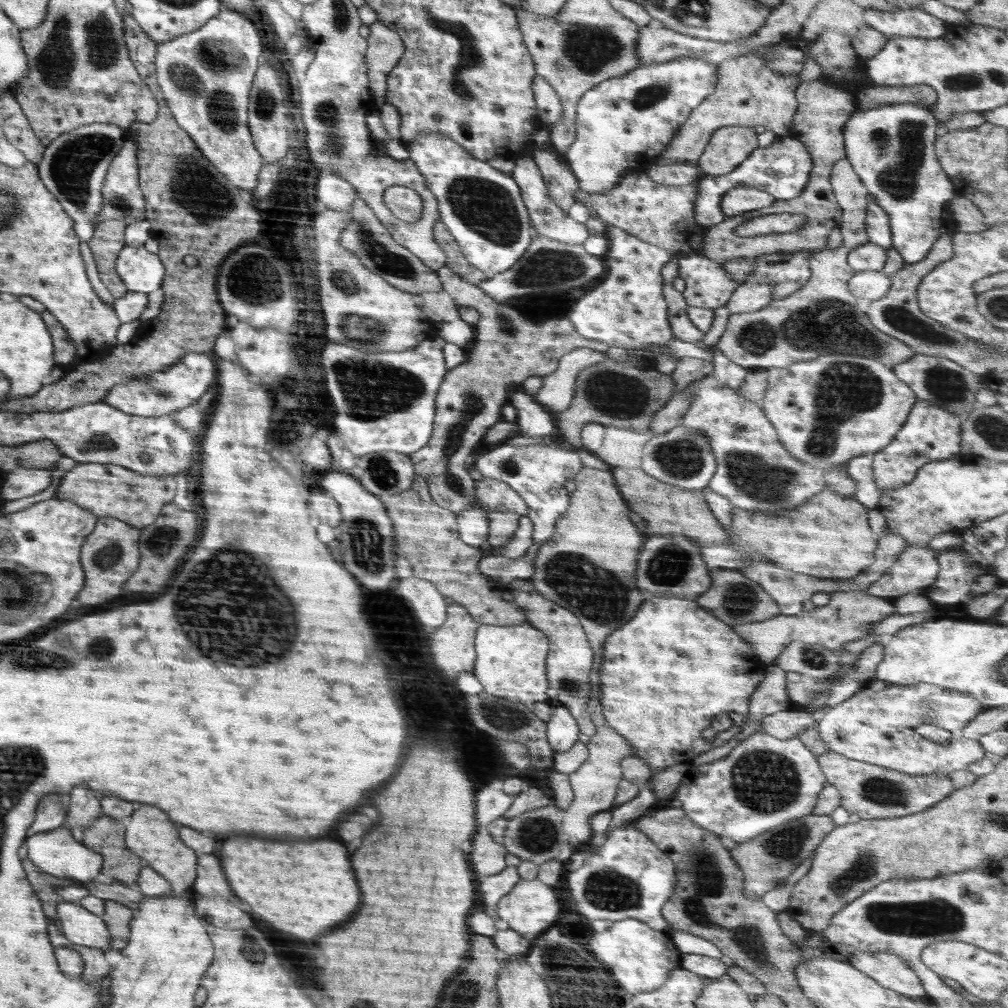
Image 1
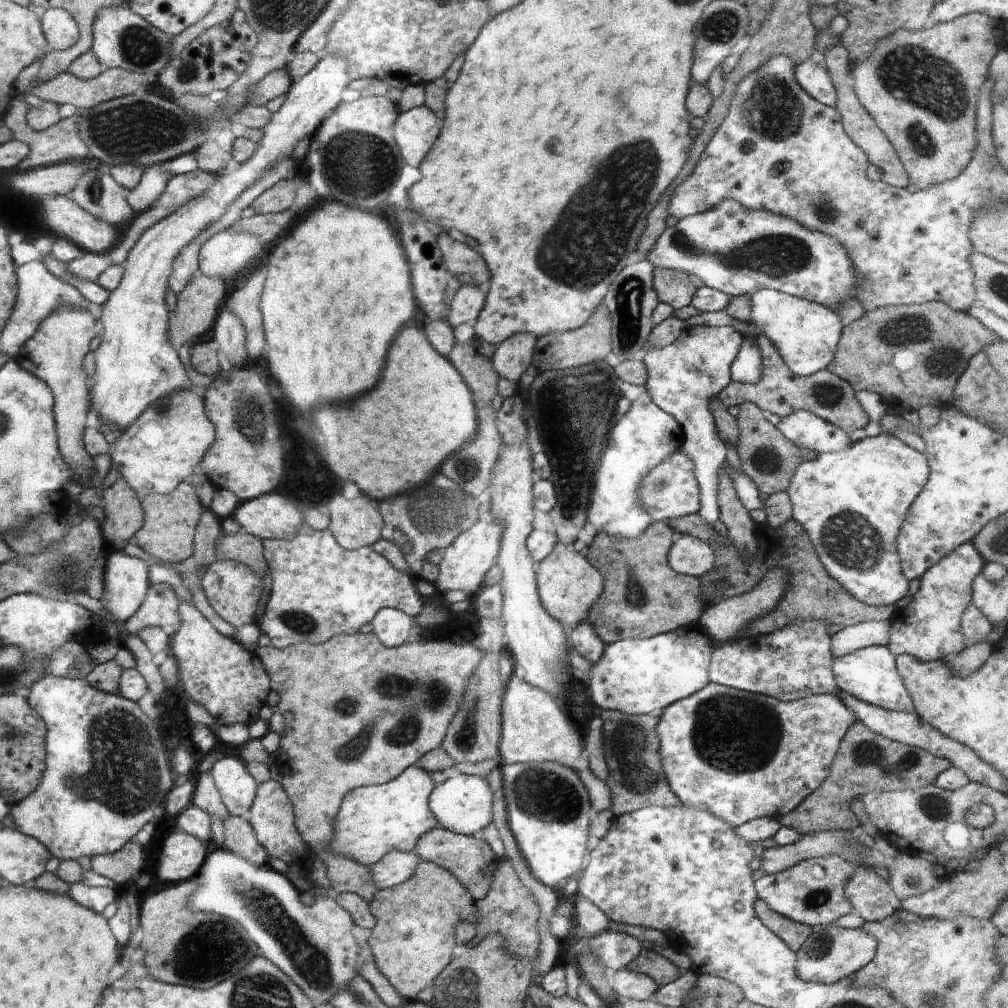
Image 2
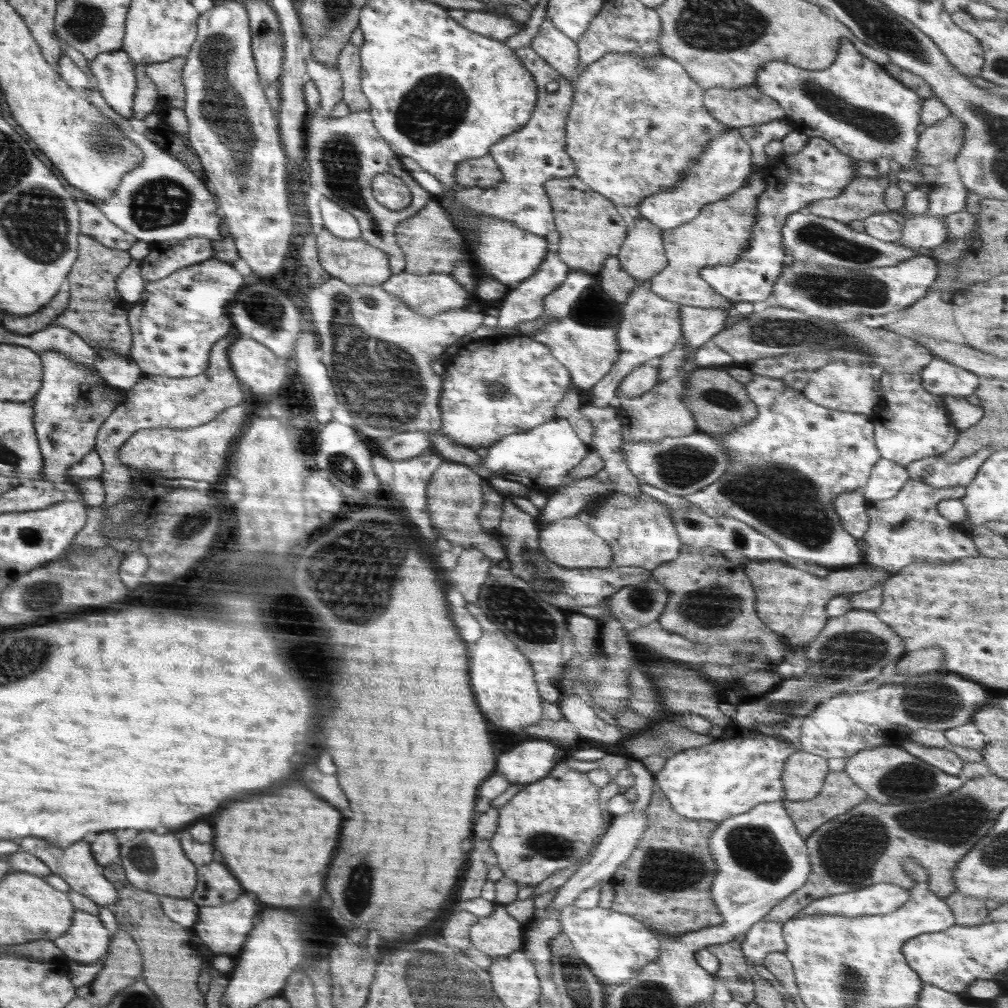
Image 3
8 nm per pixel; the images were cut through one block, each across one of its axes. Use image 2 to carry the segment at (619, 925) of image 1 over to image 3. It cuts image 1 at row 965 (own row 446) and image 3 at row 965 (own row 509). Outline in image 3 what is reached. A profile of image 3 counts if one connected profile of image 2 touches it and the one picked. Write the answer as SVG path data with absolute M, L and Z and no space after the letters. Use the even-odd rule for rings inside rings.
M566 906L561 910L562 930L571 941L575 952L603 982L620 984L638 975L644 965L654 962L659 954L659 940L642 921L628 914L606 908L582 909Z

